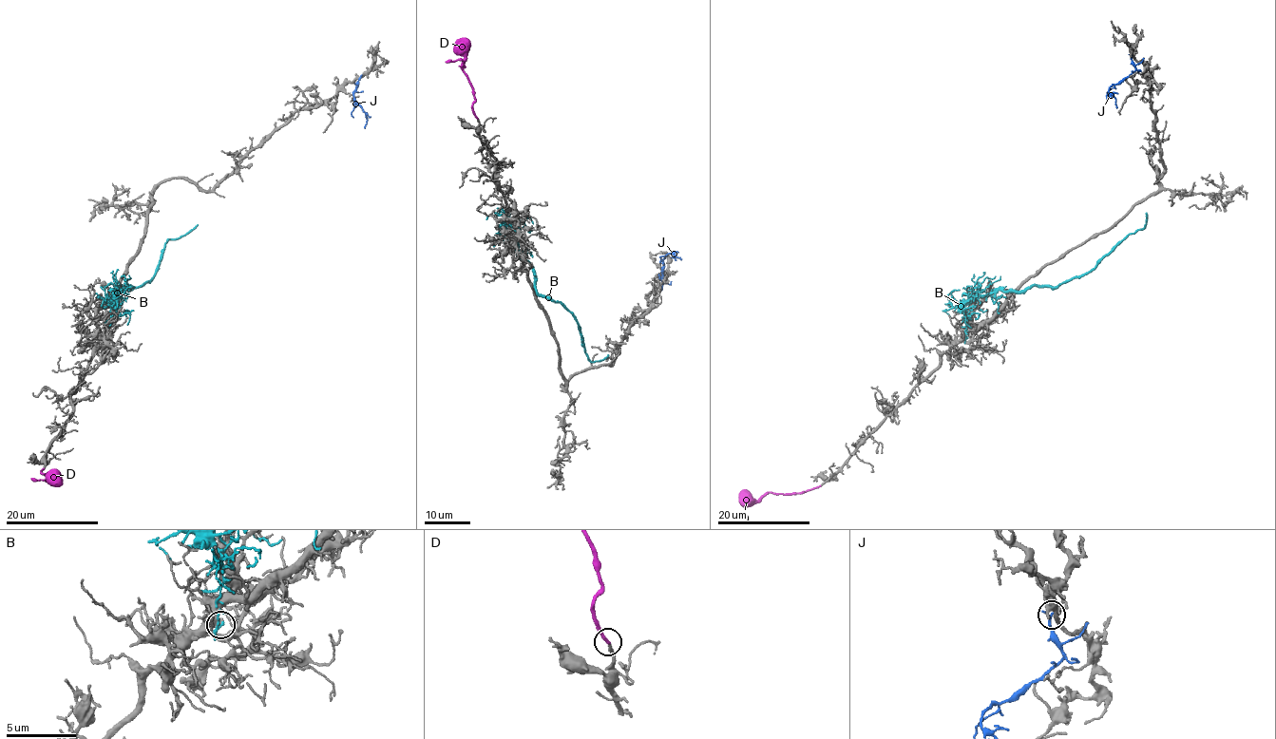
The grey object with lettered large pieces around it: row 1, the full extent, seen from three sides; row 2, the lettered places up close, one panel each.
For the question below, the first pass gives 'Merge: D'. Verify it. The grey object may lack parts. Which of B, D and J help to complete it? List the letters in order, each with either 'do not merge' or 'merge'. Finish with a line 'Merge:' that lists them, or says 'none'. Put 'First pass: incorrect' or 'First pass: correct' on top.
First pass: incorrect
B: do not merge
D: do not merge
J: do not merge
Merge: none

